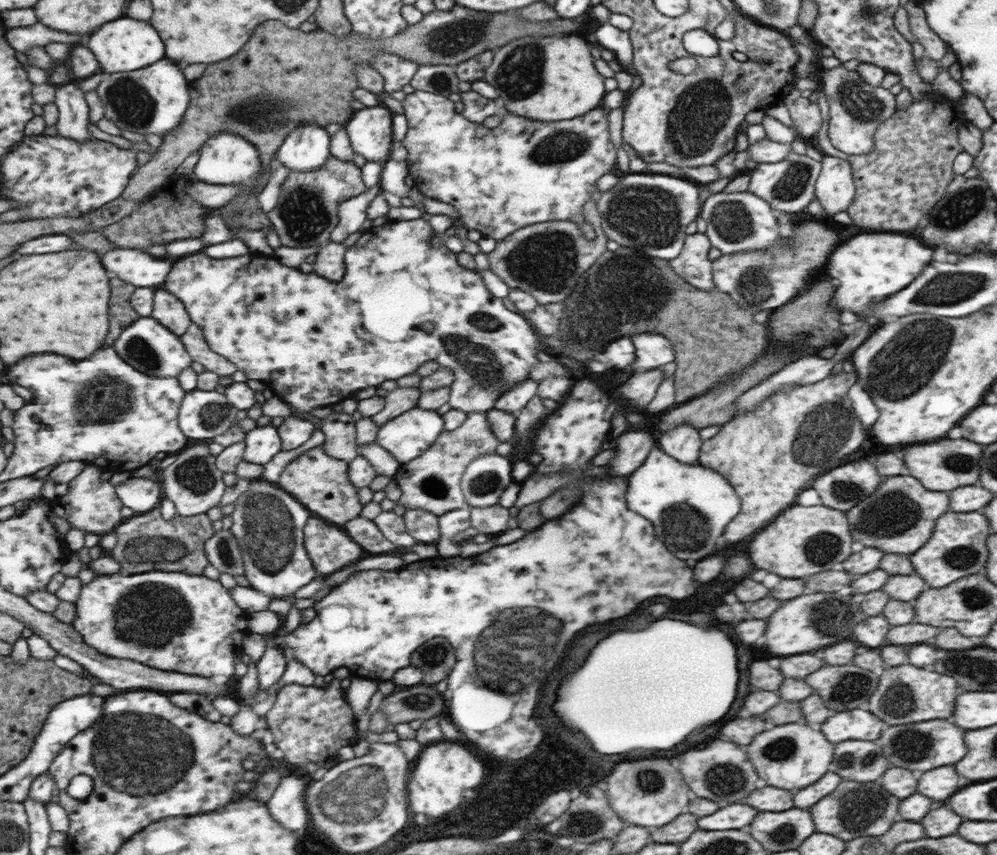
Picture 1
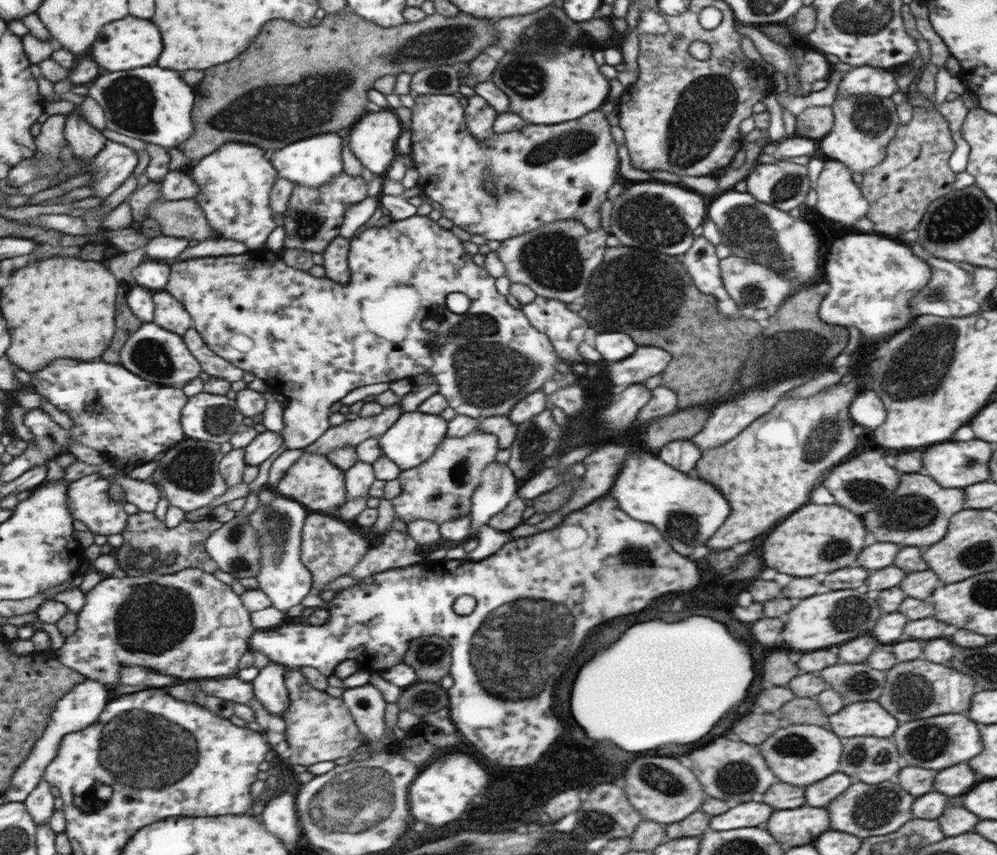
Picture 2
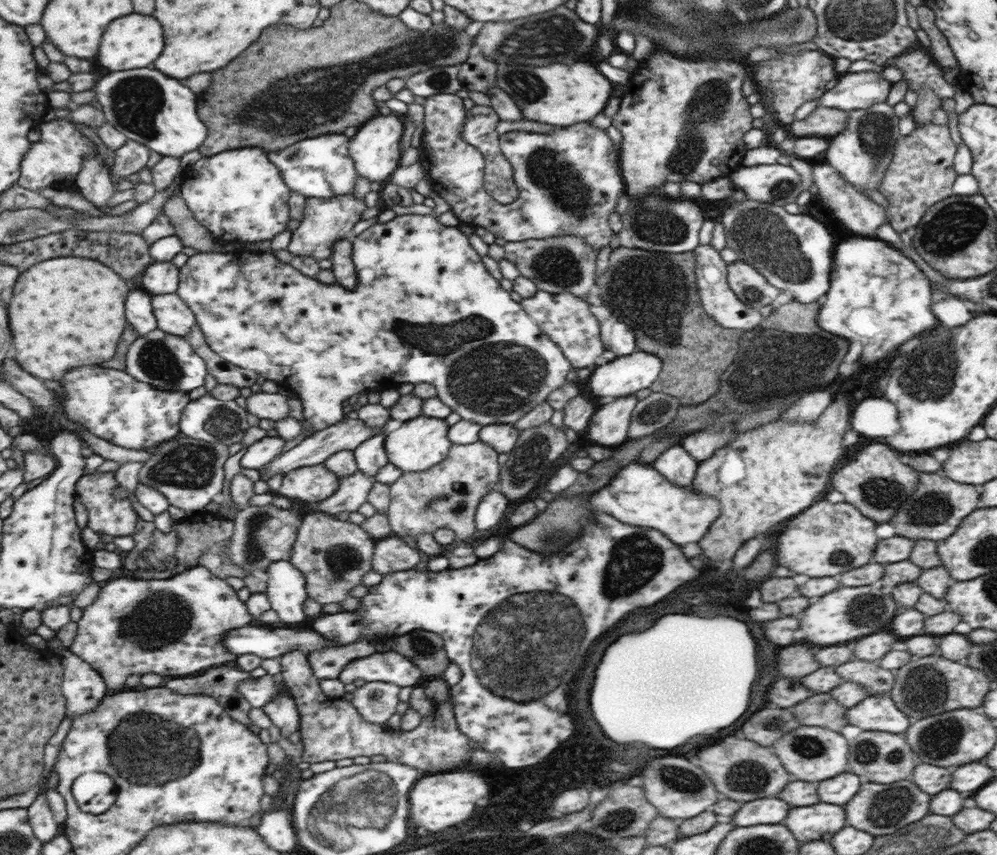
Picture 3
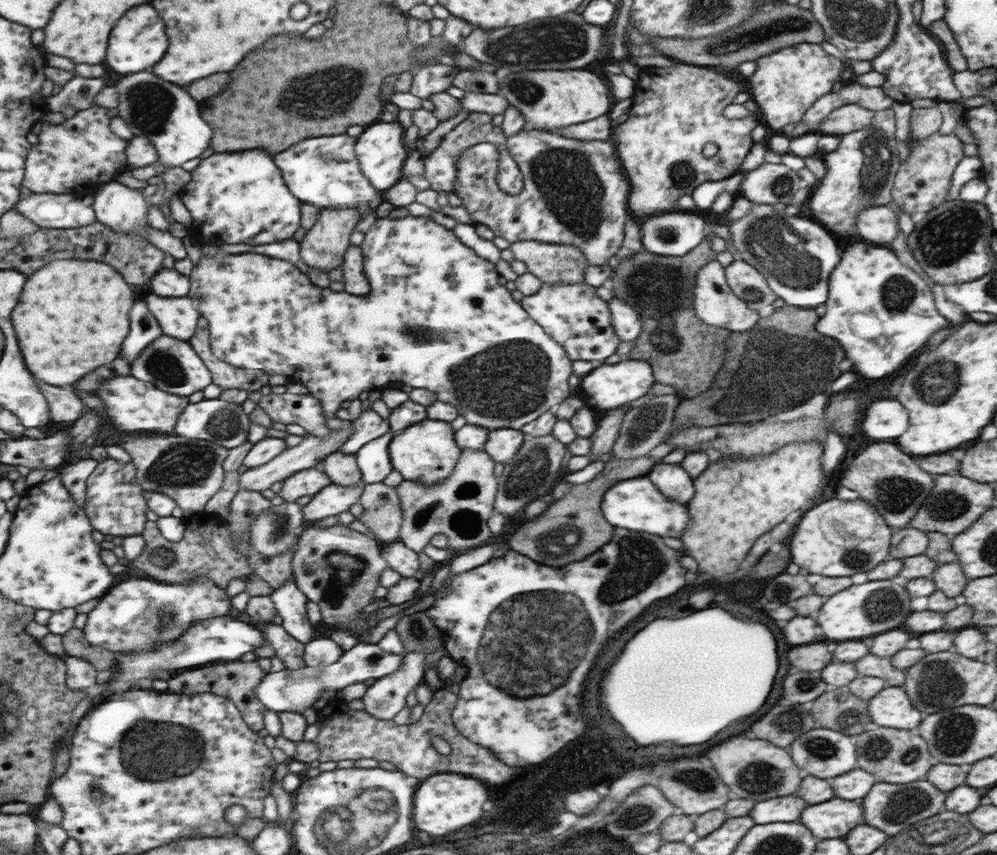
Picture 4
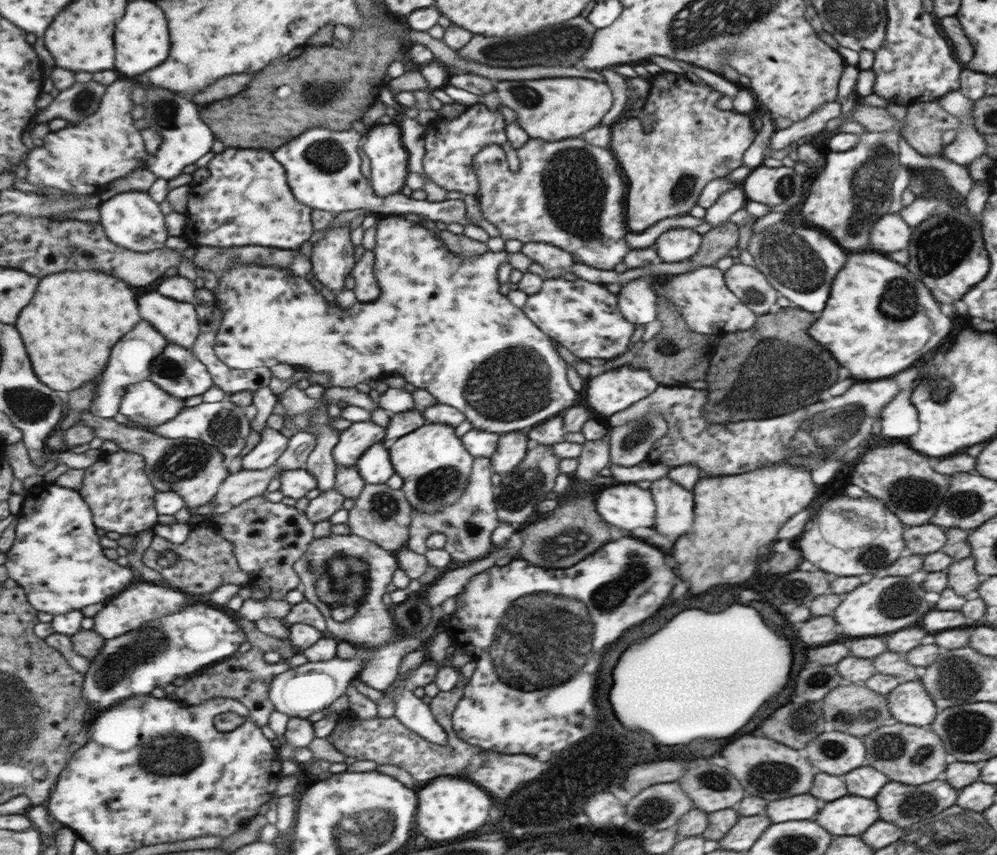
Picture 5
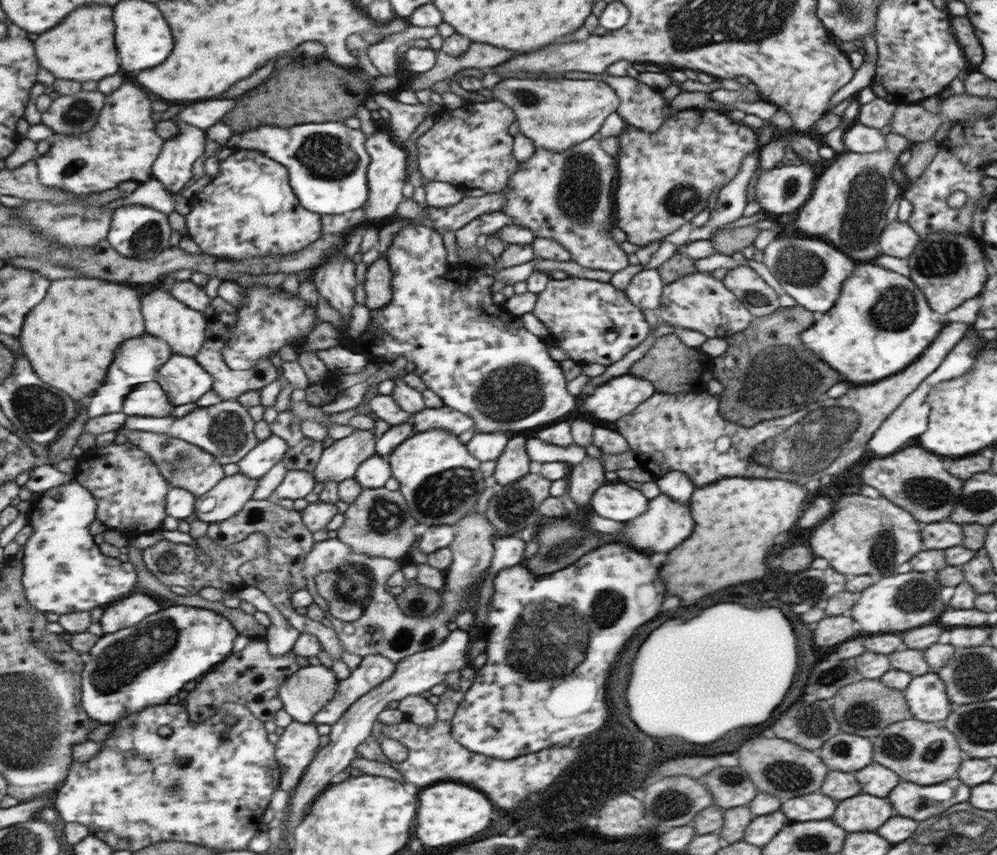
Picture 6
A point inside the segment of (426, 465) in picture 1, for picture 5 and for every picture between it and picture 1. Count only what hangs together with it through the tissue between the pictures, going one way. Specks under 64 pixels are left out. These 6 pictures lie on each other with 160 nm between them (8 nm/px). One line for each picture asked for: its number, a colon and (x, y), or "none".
2: (438, 490)
3: (445, 496)
4: (459, 506)
5: (467, 524)

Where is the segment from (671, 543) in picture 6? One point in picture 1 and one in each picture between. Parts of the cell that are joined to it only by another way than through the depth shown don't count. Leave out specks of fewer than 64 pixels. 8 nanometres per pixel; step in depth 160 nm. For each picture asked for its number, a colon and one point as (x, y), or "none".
1: (682, 442)
2: (682, 454)
3: (676, 464)
4: (673, 479)
5: (675, 503)

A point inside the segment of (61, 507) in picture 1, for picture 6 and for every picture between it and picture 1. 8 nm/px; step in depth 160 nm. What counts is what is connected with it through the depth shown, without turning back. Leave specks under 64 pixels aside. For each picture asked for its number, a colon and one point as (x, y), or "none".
2: (89, 499)
3: (108, 516)
4: (116, 502)
5: (118, 489)
6: (132, 494)

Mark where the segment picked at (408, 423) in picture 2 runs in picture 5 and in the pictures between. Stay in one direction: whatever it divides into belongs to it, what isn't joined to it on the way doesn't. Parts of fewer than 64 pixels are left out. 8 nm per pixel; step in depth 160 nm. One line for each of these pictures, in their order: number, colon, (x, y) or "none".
3: (418, 444)
4: (426, 452)
5: (435, 466)

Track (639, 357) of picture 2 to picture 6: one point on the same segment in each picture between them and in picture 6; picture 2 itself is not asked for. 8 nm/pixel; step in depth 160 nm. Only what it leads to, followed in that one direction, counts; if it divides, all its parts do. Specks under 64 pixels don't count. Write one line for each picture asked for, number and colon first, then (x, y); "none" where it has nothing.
3: (624, 375)
4: (609, 386)
5: (610, 392)
6: (618, 396)

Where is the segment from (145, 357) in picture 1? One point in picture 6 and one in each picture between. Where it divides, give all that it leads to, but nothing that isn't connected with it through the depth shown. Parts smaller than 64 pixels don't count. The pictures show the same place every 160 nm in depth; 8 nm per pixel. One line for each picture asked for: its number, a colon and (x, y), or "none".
2: (161, 356)
3: (167, 361)
4: (173, 365)
5: (177, 369)
6: (185, 379)

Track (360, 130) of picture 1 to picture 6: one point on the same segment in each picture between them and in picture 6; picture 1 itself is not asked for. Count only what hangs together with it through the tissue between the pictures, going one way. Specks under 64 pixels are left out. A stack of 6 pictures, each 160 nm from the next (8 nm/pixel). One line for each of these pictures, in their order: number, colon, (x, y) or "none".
2: (372, 139)
3: (376, 146)
4: (380, 148)
5: (389, 161)
6: (387, 174)

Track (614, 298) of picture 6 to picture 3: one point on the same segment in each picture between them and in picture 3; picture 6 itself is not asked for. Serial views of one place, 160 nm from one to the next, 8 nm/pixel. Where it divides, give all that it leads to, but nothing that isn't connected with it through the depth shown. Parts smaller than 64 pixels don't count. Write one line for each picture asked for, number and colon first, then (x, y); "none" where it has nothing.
3: (565, 319)
4: (572, 315)
5: (582, 316)

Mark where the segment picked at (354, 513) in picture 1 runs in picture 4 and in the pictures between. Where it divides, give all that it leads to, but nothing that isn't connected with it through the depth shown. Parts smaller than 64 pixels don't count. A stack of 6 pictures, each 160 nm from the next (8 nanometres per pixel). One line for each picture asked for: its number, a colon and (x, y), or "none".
2: (320, 485)
3: (314, 484)
4: (309, 482)

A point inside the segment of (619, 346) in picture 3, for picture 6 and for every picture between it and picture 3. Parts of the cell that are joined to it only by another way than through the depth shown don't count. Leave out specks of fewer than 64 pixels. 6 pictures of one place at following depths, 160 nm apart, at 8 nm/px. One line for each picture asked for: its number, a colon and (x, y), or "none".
4: (625, 322)
5: (636, 300)
6: (644, 288)

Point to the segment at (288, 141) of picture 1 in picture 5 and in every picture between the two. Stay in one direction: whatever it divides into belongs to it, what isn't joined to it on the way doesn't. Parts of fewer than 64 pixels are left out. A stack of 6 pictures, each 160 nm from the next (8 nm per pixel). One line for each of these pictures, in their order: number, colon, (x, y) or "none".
2: (315, 161)
3: (322, 167)
4: (324, 171)
5: (323, 166)

